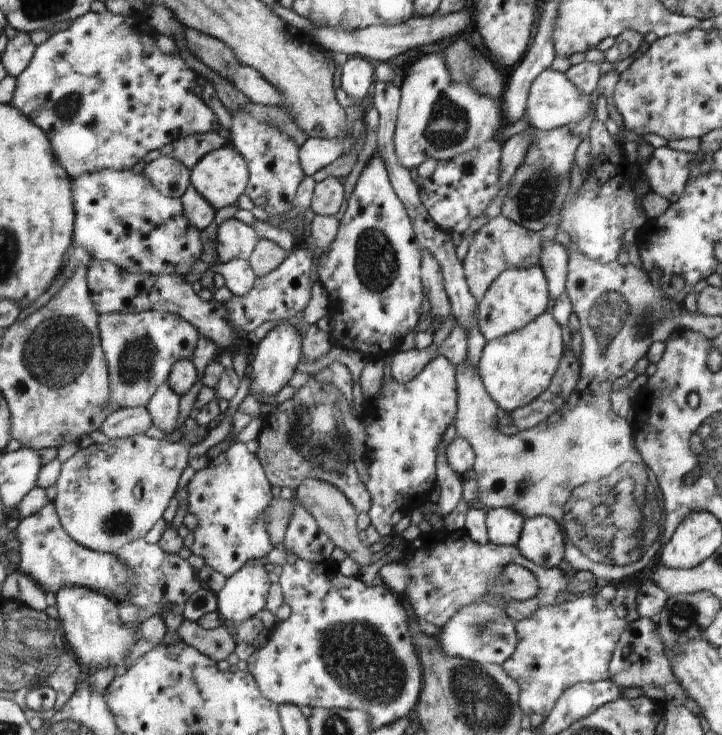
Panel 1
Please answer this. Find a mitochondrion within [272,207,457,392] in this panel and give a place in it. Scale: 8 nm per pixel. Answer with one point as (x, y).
(376, 262)

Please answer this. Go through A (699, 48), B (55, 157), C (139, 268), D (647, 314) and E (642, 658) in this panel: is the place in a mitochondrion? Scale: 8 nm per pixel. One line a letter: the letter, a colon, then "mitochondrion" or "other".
A: other
B: other
C: other
D: mitochondrion
E: other

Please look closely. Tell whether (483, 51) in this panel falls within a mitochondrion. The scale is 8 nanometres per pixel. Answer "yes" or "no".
no

